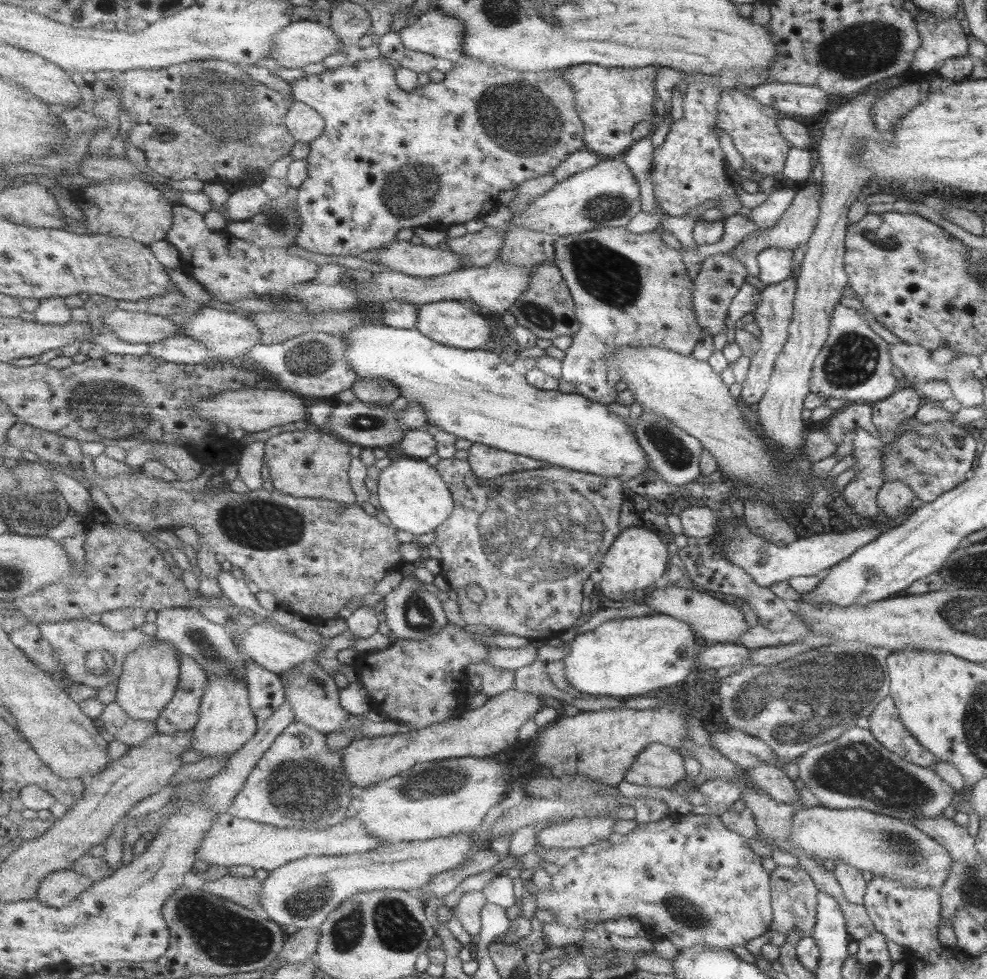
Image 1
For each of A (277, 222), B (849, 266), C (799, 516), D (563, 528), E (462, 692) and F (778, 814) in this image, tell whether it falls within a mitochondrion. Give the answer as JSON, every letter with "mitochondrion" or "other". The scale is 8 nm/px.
{"A":"mitochondrion","B":"other","C":"other","D":"mitochondrion","E":"other","F":"other"}

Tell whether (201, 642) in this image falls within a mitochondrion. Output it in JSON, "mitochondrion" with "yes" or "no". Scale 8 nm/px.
{"mitochondrion":"yes"}

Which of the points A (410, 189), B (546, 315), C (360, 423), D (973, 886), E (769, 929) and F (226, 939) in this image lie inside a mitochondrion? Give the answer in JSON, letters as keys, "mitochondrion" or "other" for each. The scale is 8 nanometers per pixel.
{"A":"mitochondrion","B":"mitochondrion","C":"mitochondrion","D":"mitochondrion","E":"other","F":"mitochondrion"}

